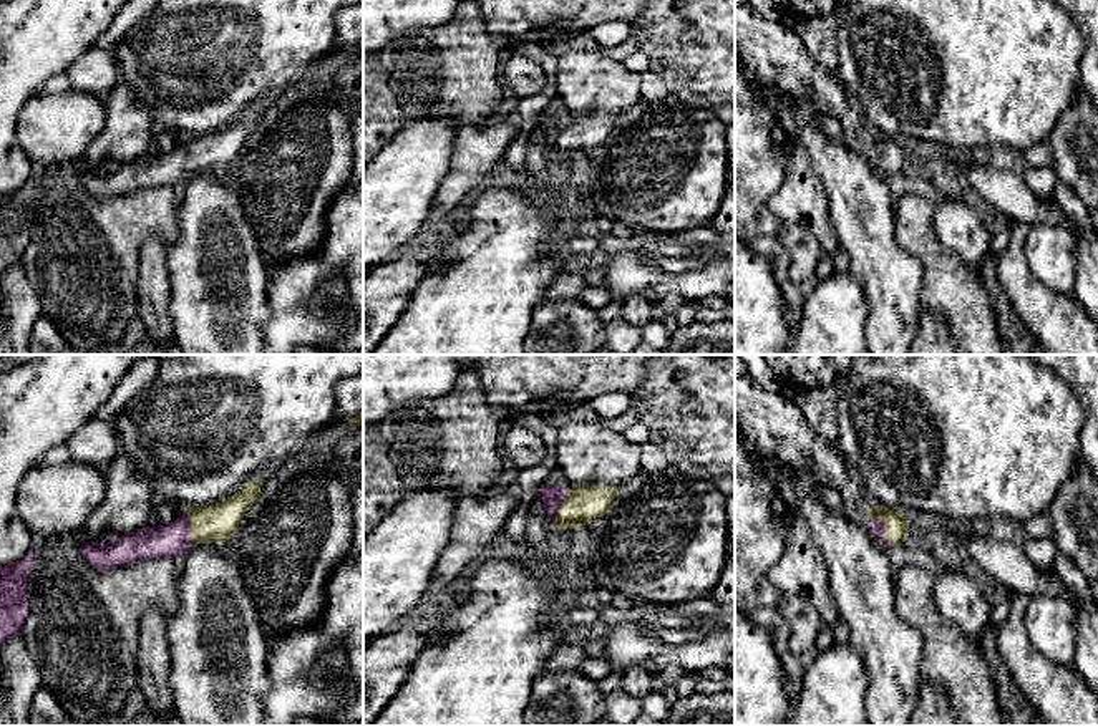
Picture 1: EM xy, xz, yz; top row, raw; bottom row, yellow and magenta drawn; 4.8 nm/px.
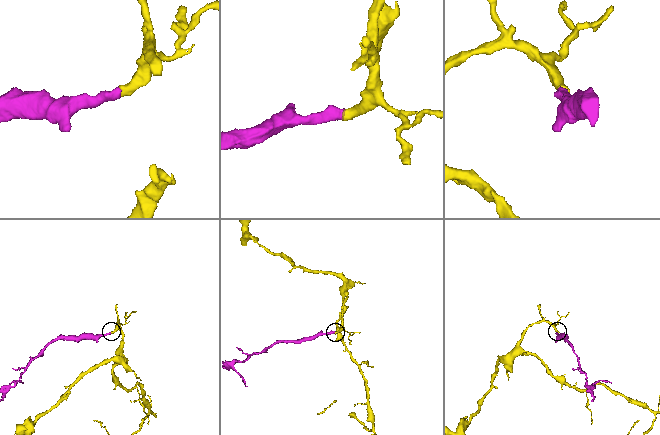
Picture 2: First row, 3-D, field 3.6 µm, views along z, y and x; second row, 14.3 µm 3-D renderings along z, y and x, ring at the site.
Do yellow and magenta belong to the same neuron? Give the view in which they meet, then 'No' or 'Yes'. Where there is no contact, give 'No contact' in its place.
Touches yellow in yz. Yes

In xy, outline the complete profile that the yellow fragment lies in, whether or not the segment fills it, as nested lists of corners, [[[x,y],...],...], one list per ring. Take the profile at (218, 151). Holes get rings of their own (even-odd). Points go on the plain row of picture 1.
[[[252,108],[242,121],[221,131],[184,138],[172,152],[143,156],[106,172],[86,171],[80,179],[93,196],[106,201],[141,189],[172,187],[197,172],[221,172],[234,166],[259,121],[260,111]]]

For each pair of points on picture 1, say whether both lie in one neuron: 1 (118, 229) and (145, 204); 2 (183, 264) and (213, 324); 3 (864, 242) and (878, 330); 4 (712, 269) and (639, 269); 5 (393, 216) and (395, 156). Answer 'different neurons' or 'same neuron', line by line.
1: same neuron
2: same neuron
3: same neuron
4: same neuron
5: same neuron

